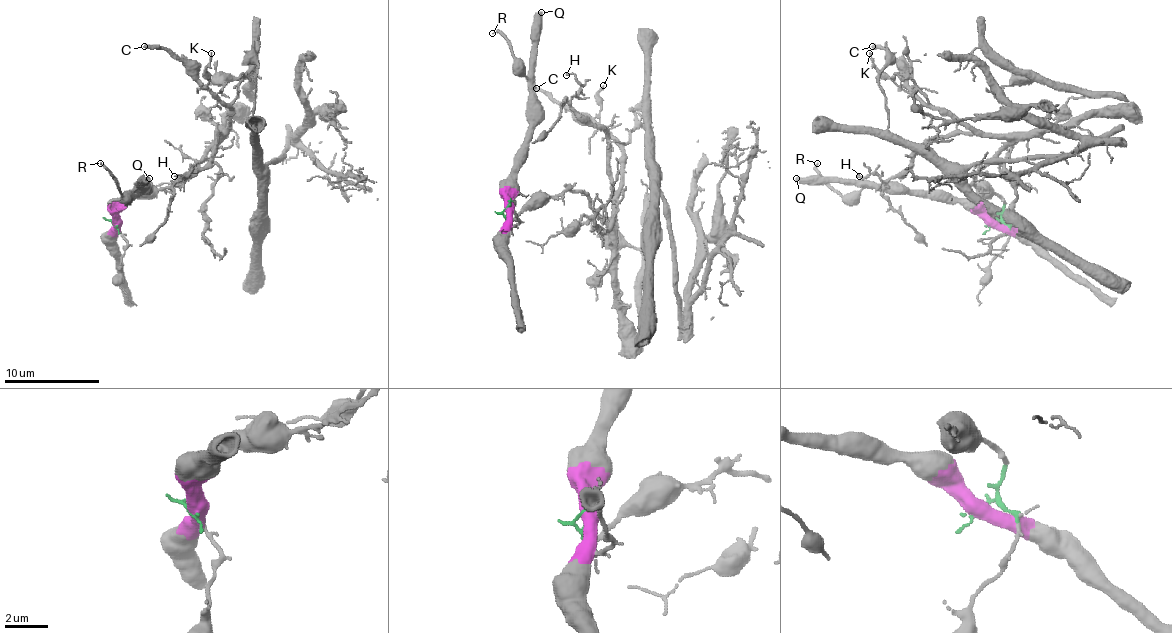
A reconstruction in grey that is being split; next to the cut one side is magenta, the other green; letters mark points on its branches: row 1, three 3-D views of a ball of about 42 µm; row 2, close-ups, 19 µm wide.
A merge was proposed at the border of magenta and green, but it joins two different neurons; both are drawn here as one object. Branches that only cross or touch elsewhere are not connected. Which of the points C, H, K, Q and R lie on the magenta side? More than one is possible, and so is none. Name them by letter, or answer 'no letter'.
Q, R

